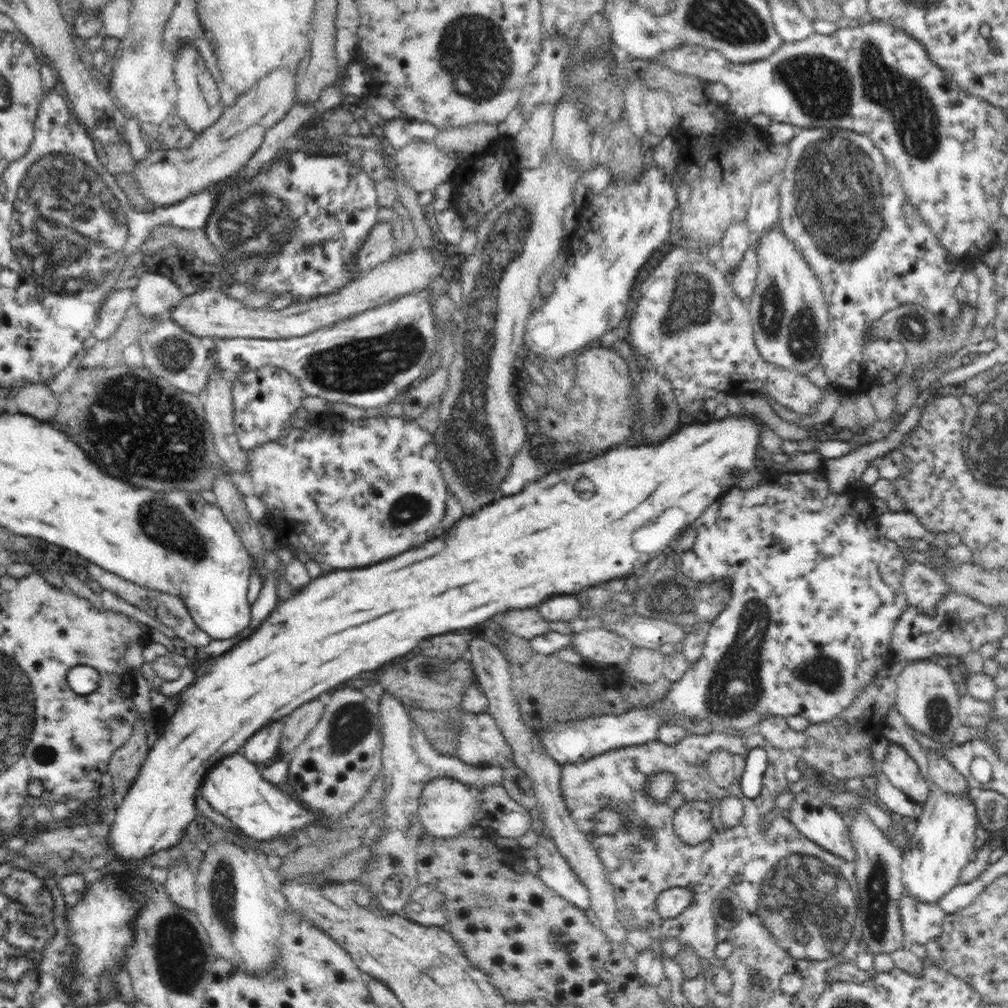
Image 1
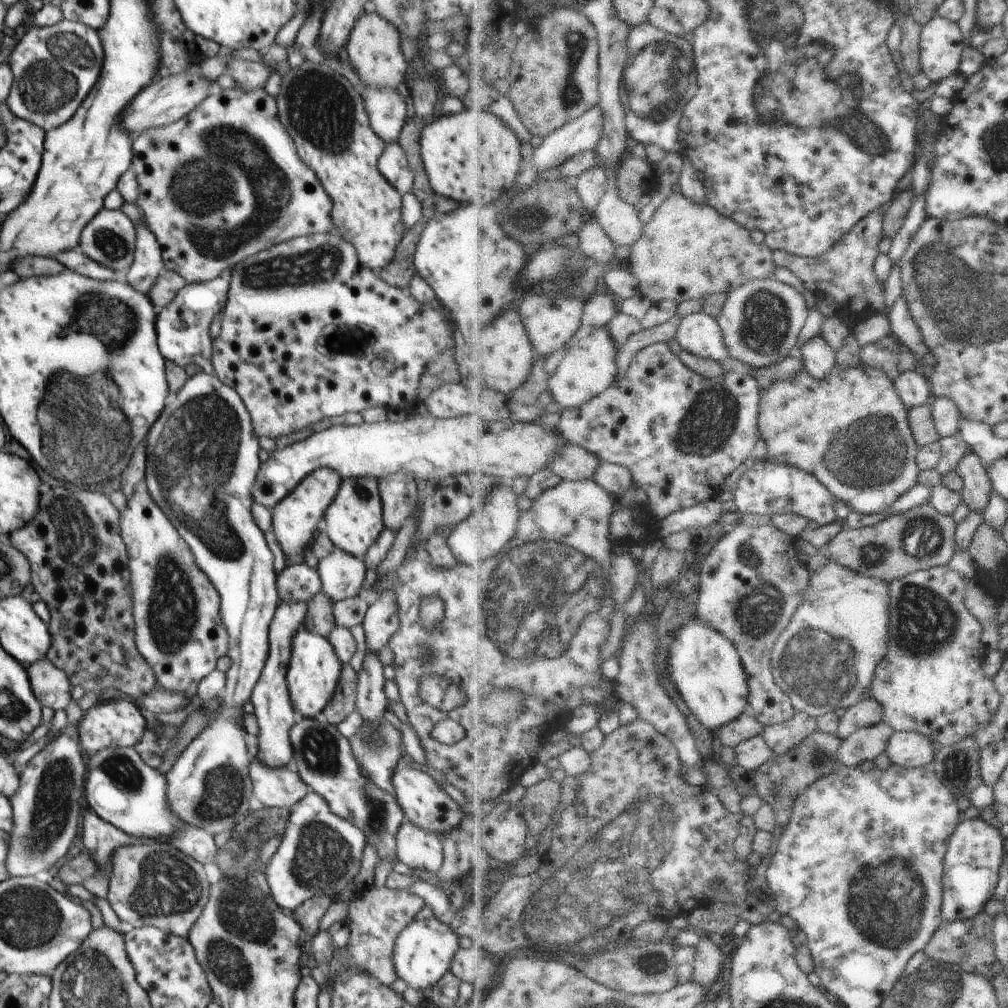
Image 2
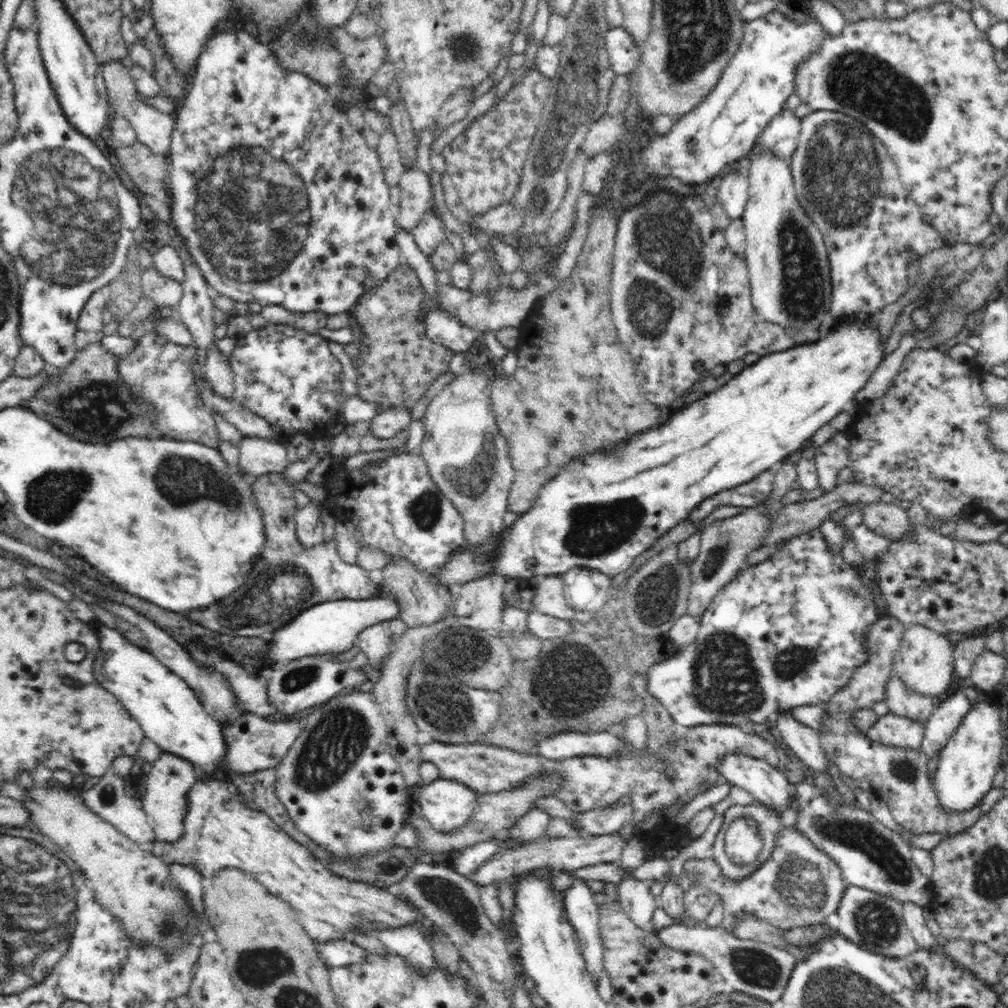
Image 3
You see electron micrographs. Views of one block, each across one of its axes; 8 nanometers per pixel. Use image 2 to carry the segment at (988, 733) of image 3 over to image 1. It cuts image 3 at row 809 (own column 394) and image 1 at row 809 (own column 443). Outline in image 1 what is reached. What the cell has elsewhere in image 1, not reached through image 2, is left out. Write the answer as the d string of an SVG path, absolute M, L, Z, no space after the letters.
M931 783L927 799L923 802L918 813L916 816L917 827L909 841L909 848L903 851L901 882L904 891L909 896L914 897L915 900L938 905L938 900L944 894L948 894L954 886L960 884L960 876L970 862L970 852L976 850L976 846L979 846L981 834L978 824L978 812L976 812L976 805L974 805L971 797L946 793L946 791L942 791L940 787Z

